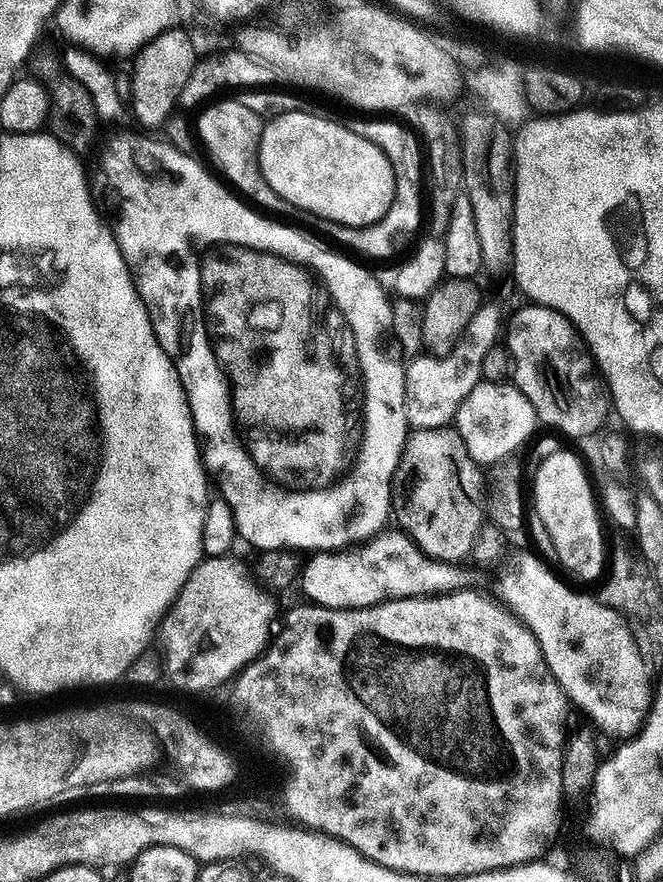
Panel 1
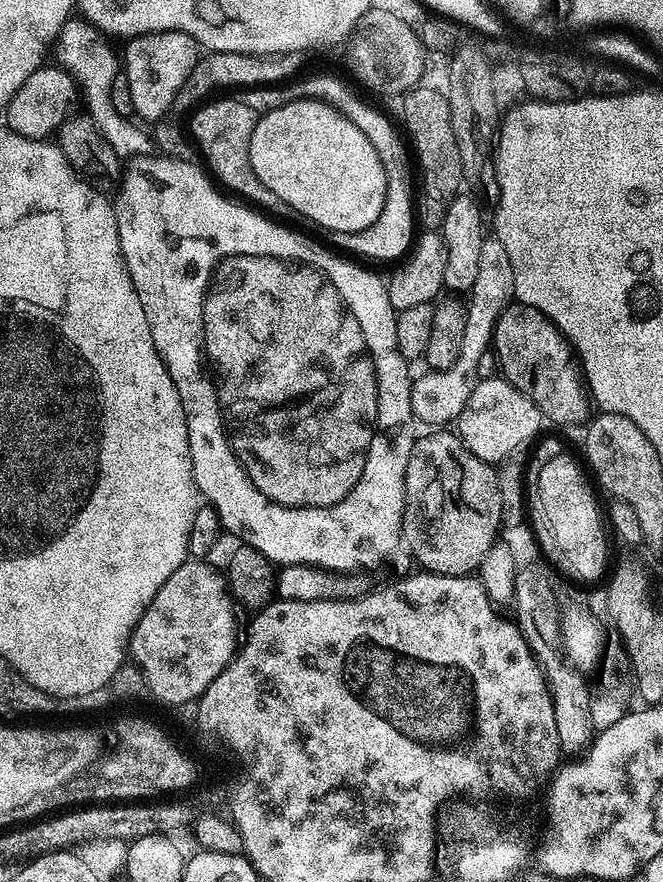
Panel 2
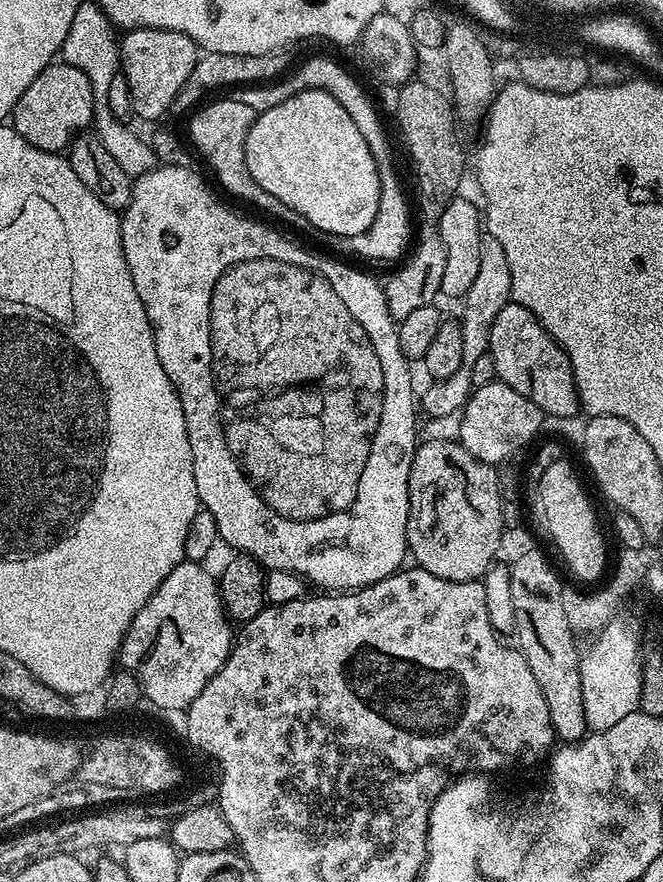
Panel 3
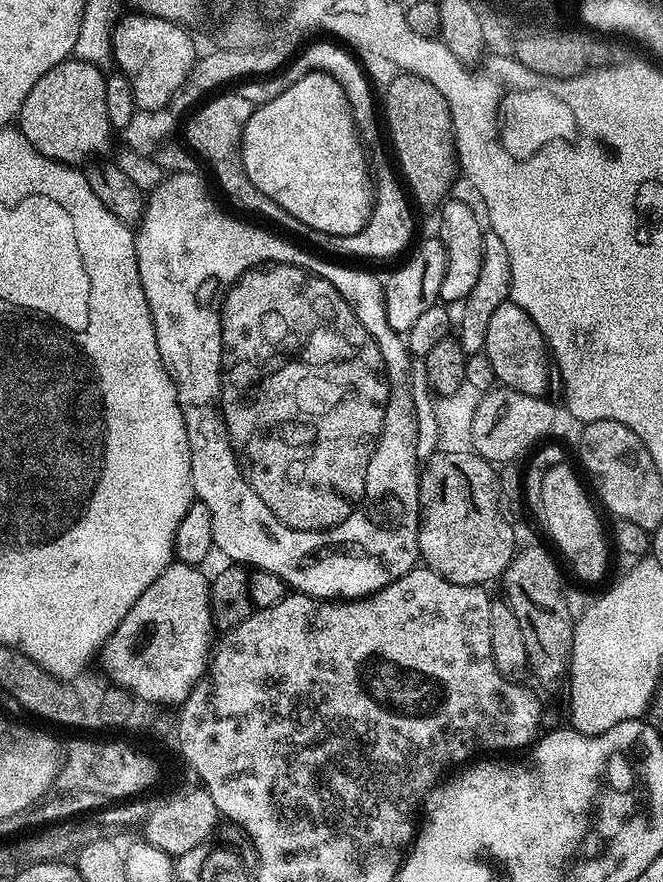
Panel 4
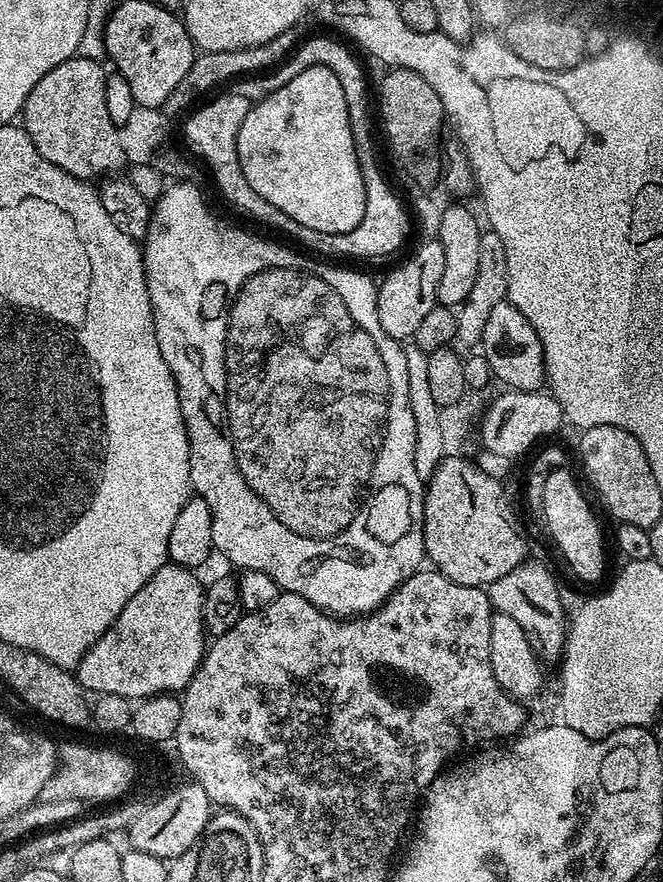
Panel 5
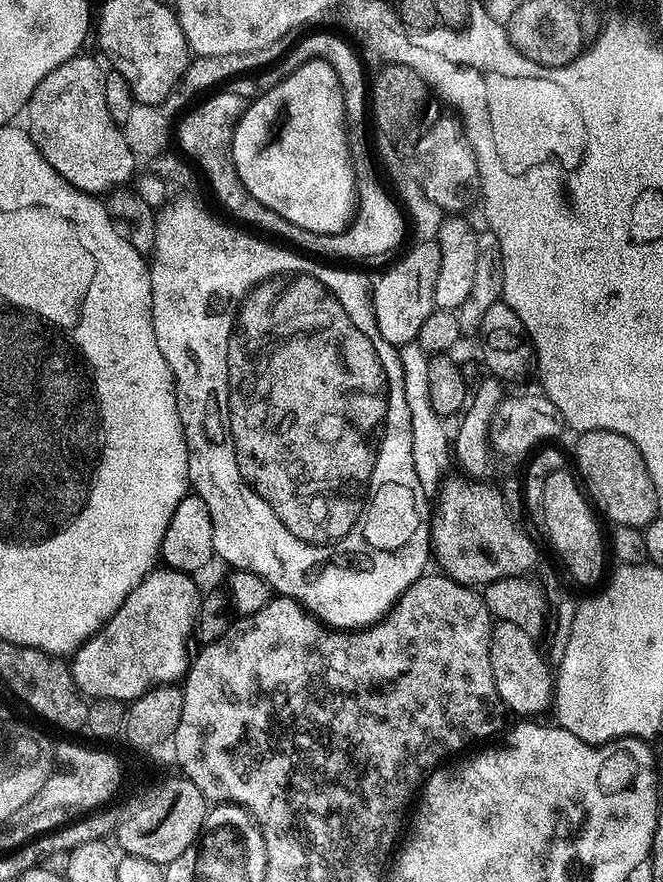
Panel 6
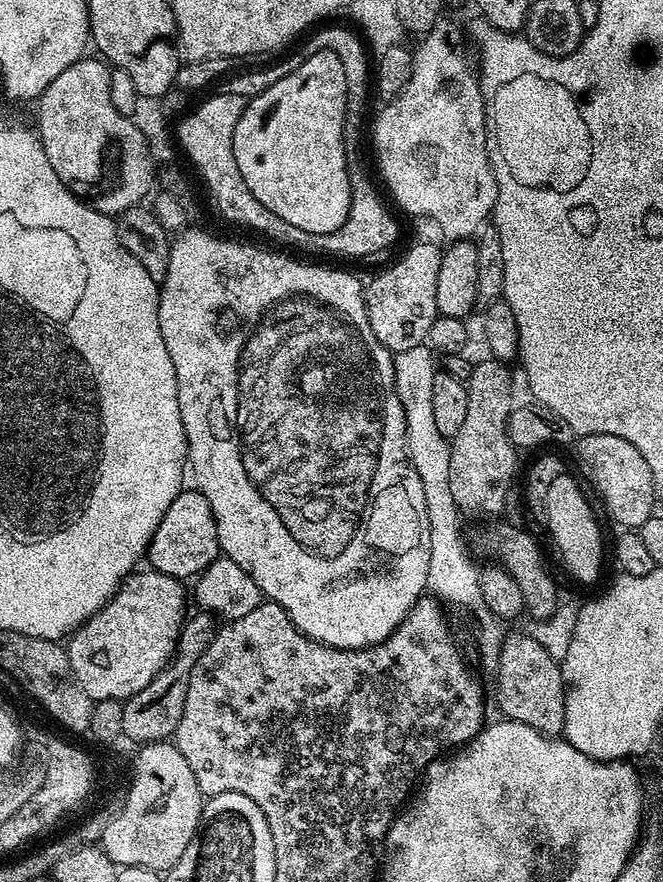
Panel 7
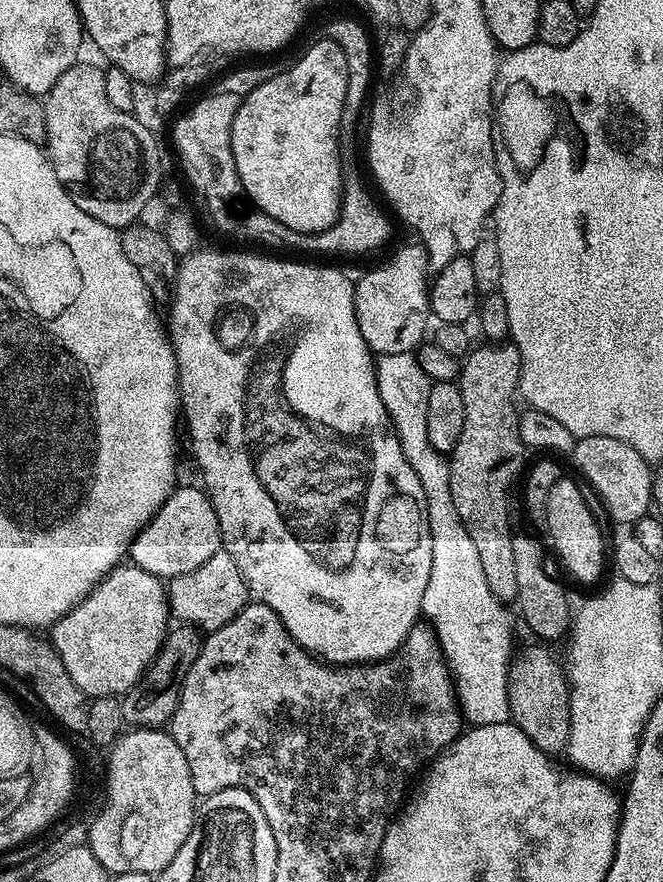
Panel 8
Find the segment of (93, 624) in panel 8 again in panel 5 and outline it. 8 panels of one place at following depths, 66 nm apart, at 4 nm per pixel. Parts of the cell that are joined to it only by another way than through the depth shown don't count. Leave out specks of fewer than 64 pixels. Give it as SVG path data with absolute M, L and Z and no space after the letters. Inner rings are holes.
M171 562L165 563L153 576L126 602L122 614L95 640L88 652L80 659L74 675L81 687L92 694L109 692L129 698L147 698L161 694L180 694L194 678L206 651L204 631L204 590L205 585L191 568L180 568Z

